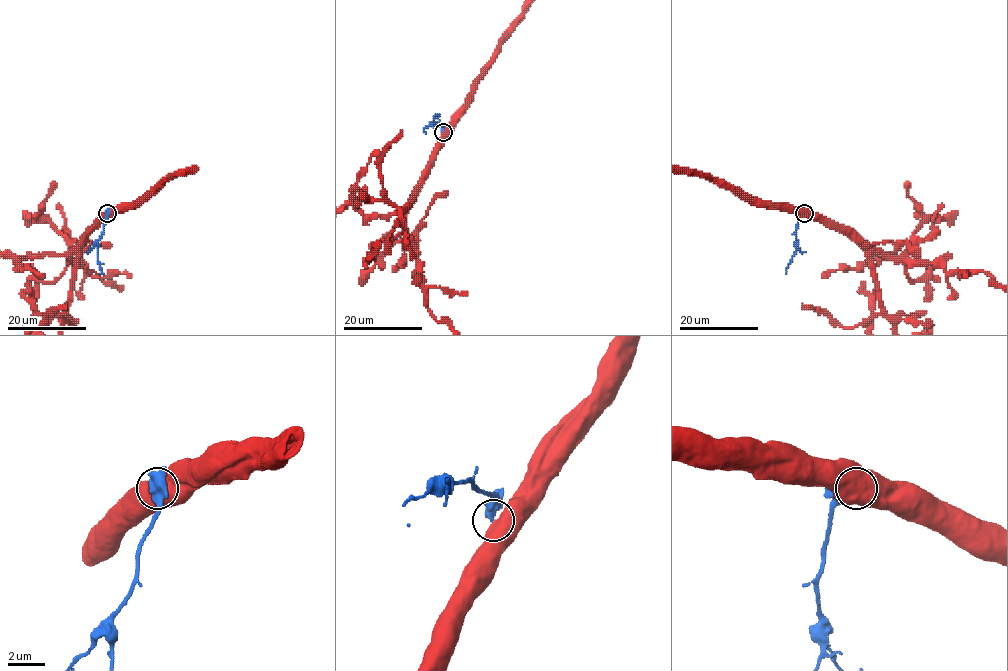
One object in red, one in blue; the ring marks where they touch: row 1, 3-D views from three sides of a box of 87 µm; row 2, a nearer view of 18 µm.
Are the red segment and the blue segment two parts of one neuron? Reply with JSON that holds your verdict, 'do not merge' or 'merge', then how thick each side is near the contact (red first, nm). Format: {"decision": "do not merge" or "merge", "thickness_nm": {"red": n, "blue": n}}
{"decision": "do not merge", "thickness_nm": {"red": 700, "blue": 550}}

